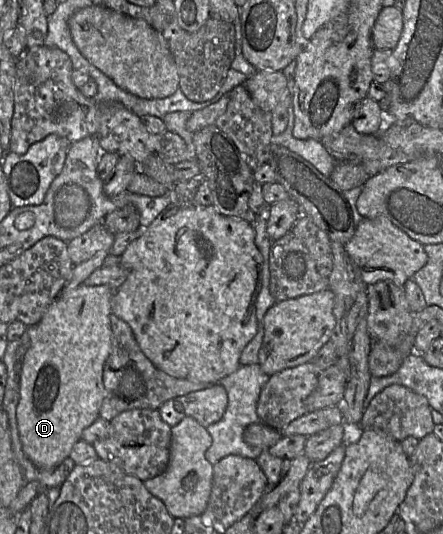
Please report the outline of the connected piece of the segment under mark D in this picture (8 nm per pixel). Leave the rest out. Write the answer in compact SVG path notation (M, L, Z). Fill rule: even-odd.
M82 283L78 287L65 290L48 307L41 320L33 326L28 326L29 347L25 352L21 370L19 373L19 394L20 399L16 408L16 419L18 424L19 438L22 449L26 457L39 469L51 470L58 467L66 458L69 457L73 445L81 440L82 432L99 418L99 411L105 397L105 389L103 385L103 368L106 360L111 354L111 326L110 315L111 302L114 291L108 285L90 286Z

